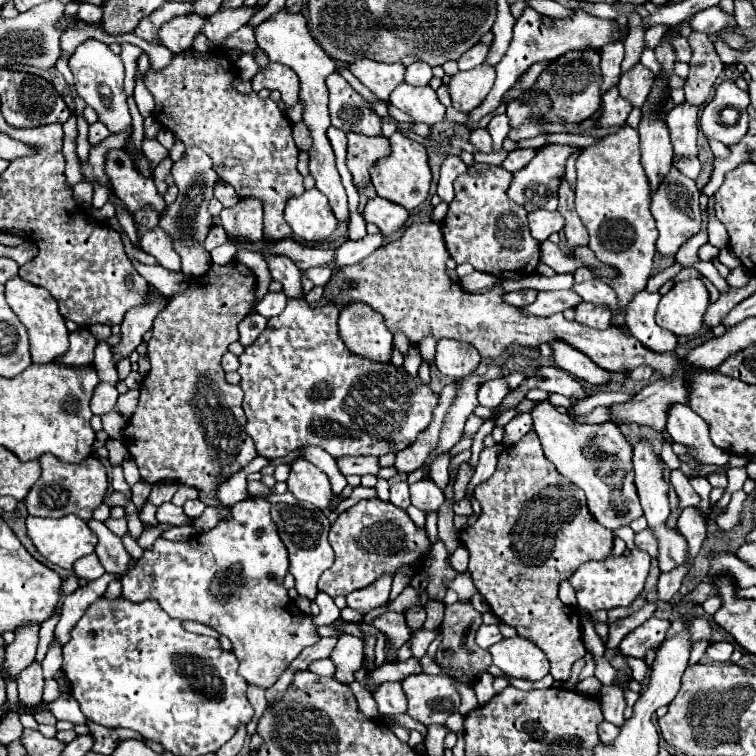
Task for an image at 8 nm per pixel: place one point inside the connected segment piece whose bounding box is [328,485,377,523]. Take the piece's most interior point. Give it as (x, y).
(359, 493)

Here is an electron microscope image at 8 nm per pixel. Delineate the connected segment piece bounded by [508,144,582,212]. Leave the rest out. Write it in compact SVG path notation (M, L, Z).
M548 144L548 146L542 146L538 148L534 160L522 168L520 172L514 174L514 180L508 188L508 196L520 204L526 212L534 212L534 210L556 210L558 206L558 184L562 182L564 178L564 166L566 166L566 160L580 152L582 148L576 148L576 146L562 146L562 144Z

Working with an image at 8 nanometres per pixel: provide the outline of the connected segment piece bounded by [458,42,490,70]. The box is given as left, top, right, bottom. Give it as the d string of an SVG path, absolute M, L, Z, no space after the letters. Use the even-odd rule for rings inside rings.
M478 42L476 46L472 46L472 48L462 56L462 60L458 60L458 68L460 68L460 70L470 70L470 68L482 64L482 62L486 60L488 52L490 52L490 46Z

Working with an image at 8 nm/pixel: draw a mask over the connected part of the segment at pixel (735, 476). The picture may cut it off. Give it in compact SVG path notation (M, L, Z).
M732 468L732 470L728 470L728 486L726 486L724 498L722 498L718 504L726 506L728 500L730 500L730 494L732 494L734 490L740 490L742 484L746 482L746 478L748 478L748 476L746 476L746 468Z

